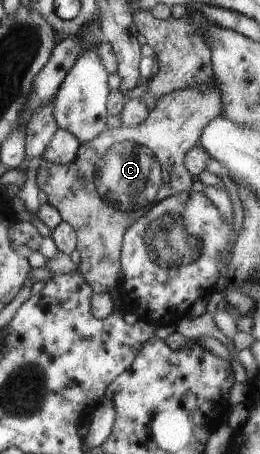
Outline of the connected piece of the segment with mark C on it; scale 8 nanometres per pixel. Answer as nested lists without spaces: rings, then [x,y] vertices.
[[[214,82],[207,91],[177,89],[165,93],[156,100],[145,120],[135,126],[119,126],[102,130],[97,137],[79,144],[77,156],[66,165],[56,165],[47,159],[40,162],[36,185],[47,195],[49,203],[63,221],[73,227],[76,234],[76,250],[80,261],[76,270],[82,274],[94,294],[109,293],[117,288],[119,272],[119,246],[127,228],[150,210],[152,202],[189,190],[192,185],[190,171],[184,165],[186,152],[195,145],[201,130],[221,114],[221,92]]]

